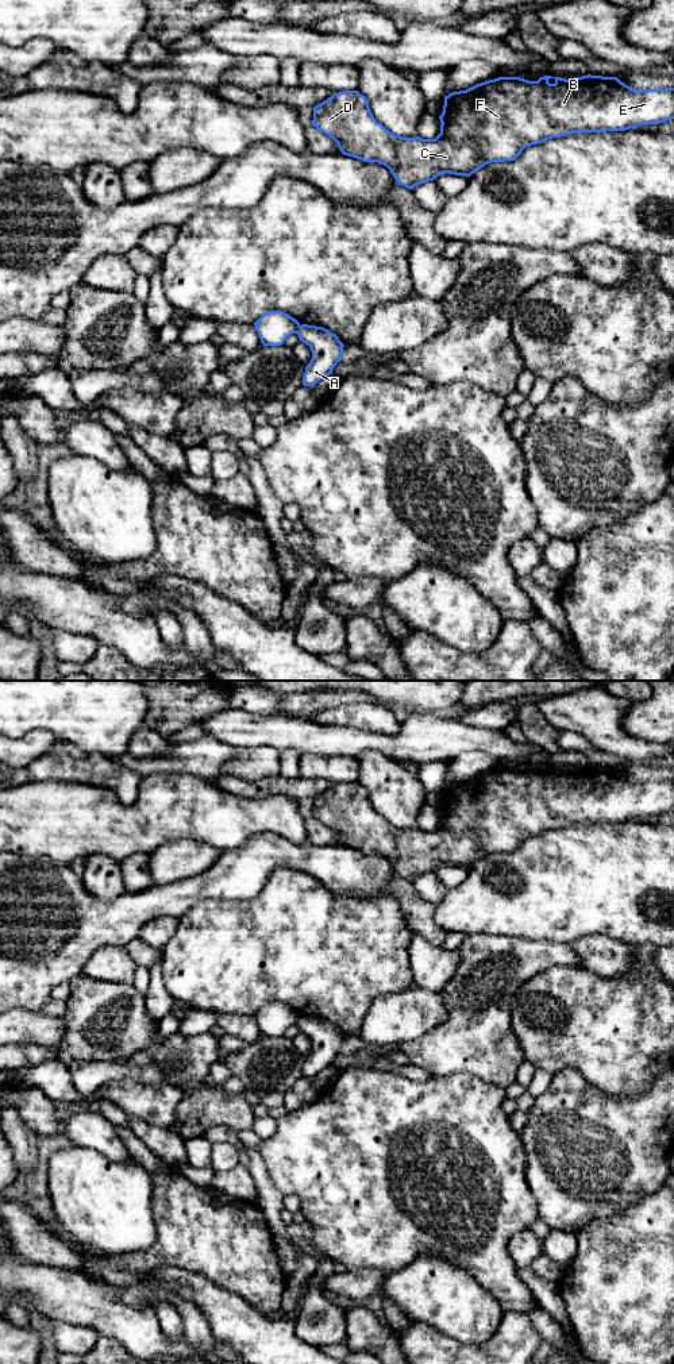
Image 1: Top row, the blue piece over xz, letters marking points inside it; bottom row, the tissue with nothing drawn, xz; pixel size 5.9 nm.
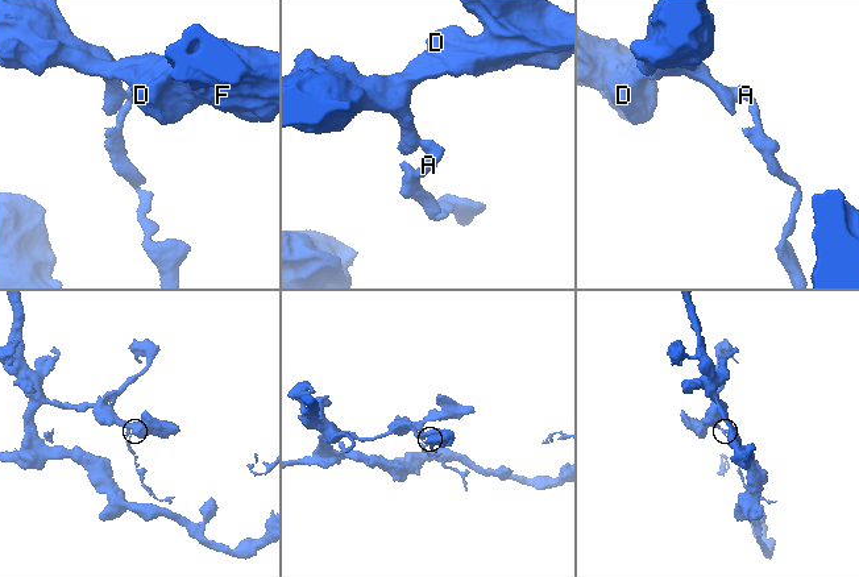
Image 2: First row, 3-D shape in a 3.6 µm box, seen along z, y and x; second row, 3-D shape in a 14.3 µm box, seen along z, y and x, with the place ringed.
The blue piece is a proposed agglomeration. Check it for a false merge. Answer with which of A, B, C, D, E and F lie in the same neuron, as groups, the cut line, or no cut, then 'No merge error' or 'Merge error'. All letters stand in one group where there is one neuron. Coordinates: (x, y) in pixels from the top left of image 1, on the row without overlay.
Groups: A / B C D E F. Split along xz (300, 1017), (295, 1024). Merge error

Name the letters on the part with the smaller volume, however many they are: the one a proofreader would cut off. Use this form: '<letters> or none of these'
A

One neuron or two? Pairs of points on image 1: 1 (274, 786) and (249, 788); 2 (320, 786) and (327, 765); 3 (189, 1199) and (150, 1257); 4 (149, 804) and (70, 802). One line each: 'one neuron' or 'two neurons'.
1: one neuron
2: two neurons
3: one neuron
4: one neuron

